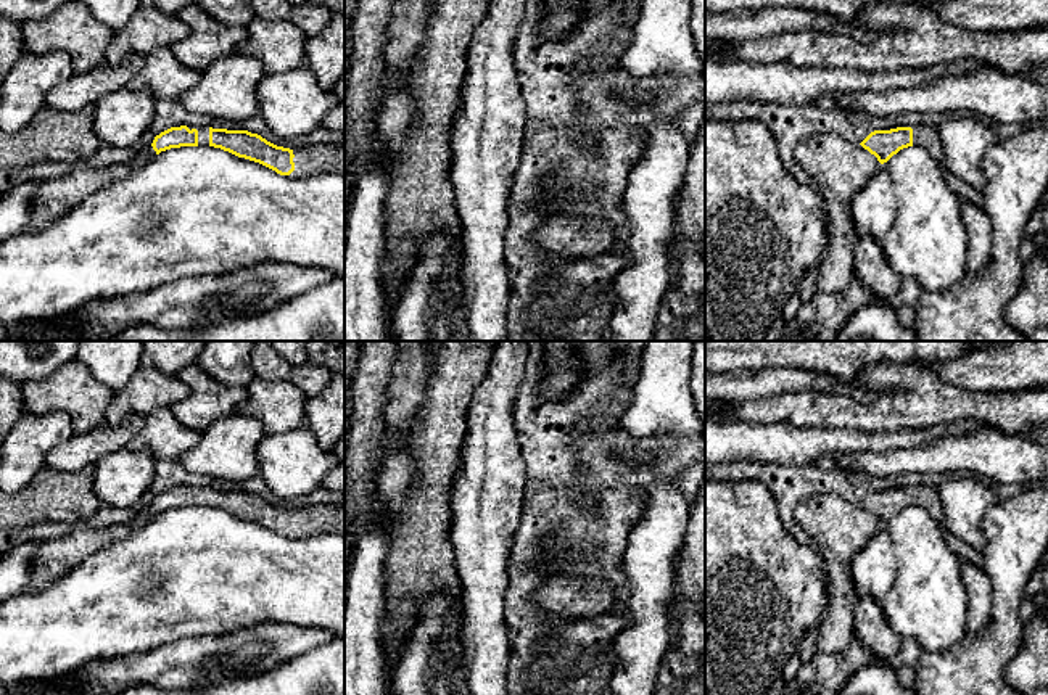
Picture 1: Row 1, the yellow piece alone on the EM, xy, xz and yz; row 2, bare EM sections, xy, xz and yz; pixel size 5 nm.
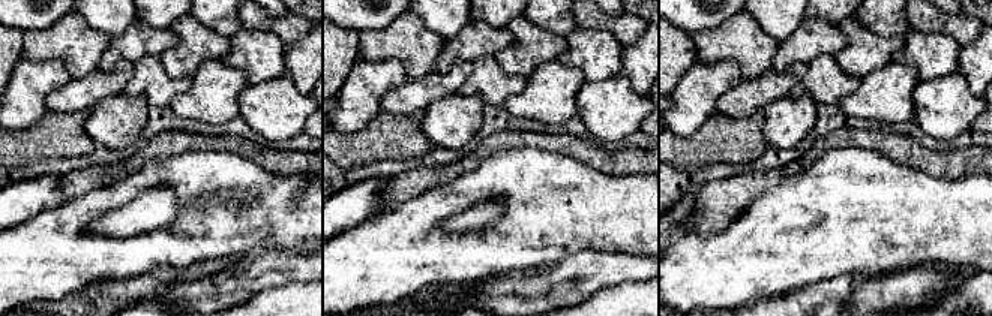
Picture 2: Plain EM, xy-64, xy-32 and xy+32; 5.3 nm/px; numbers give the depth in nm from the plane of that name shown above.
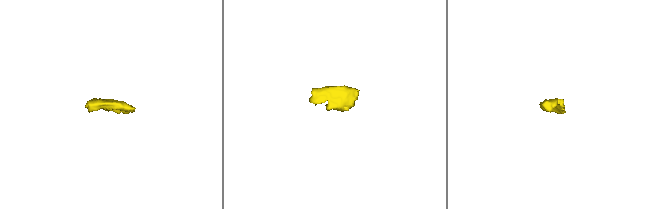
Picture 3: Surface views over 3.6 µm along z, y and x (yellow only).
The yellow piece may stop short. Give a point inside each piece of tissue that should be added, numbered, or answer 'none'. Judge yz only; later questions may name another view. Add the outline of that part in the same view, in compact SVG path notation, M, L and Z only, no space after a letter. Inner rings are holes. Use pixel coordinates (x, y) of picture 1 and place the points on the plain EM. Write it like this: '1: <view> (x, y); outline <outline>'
1: yz (928, 497); outline M913 486L913 507L922 507L929 512L929 515L939 521L943 515L942 500L939 496L939 489L934 486Z

